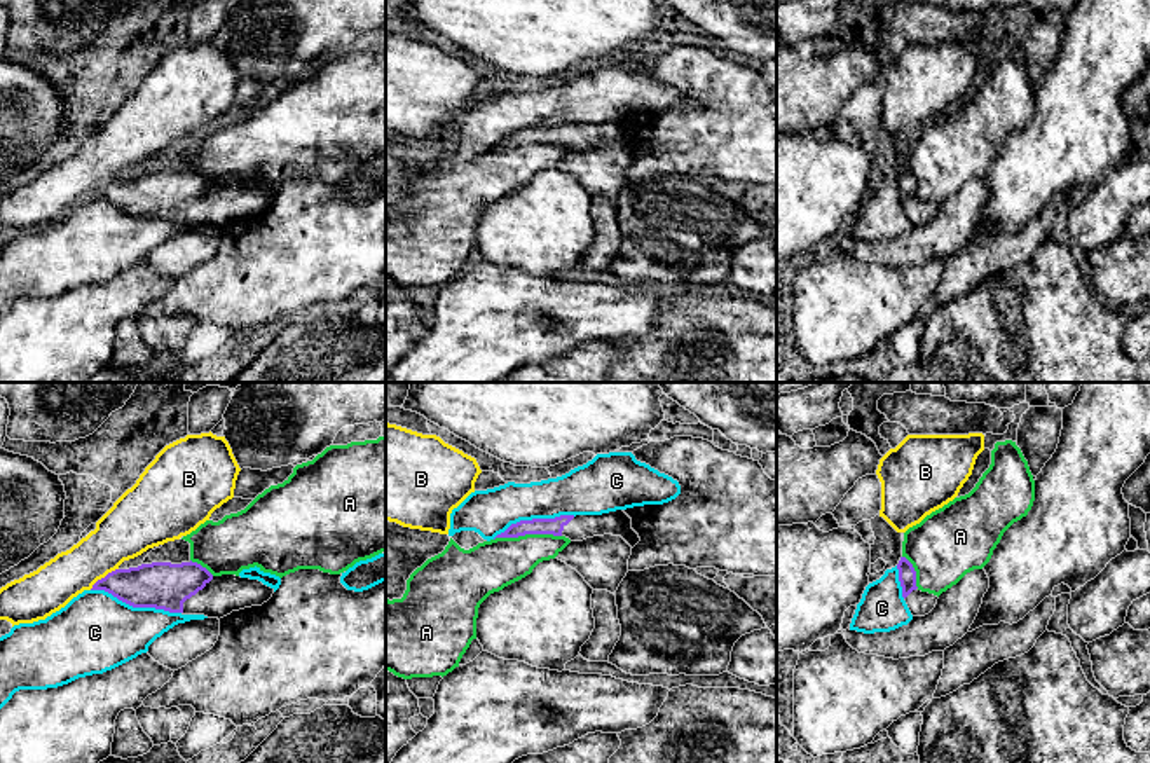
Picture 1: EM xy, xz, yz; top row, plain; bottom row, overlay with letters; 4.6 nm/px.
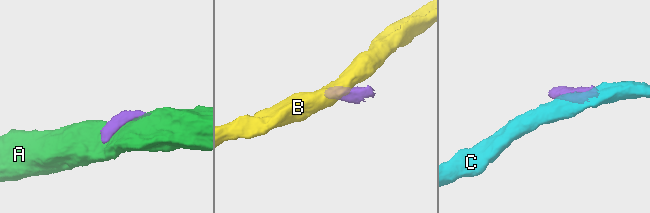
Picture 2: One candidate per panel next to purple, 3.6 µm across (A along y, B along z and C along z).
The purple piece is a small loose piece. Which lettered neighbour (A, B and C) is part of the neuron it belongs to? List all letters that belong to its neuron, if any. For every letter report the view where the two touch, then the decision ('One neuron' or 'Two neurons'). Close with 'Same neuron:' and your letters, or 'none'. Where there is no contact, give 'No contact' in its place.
A: Touches purple in xz. Two neurons
B: Touches purple in xy. Two neurons
C: Touches purple in xy. Two neurons
Same neuron: none

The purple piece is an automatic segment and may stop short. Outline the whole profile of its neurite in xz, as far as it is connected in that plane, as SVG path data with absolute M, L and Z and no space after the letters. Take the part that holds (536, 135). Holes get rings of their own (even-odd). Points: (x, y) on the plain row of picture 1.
M623 119L602 124L560 124L555 127L520 129L496 147L518 147L525 143L565 145L571 150L613 143L621 145L632 157L640 150L639 143L632 138L632 127Z

